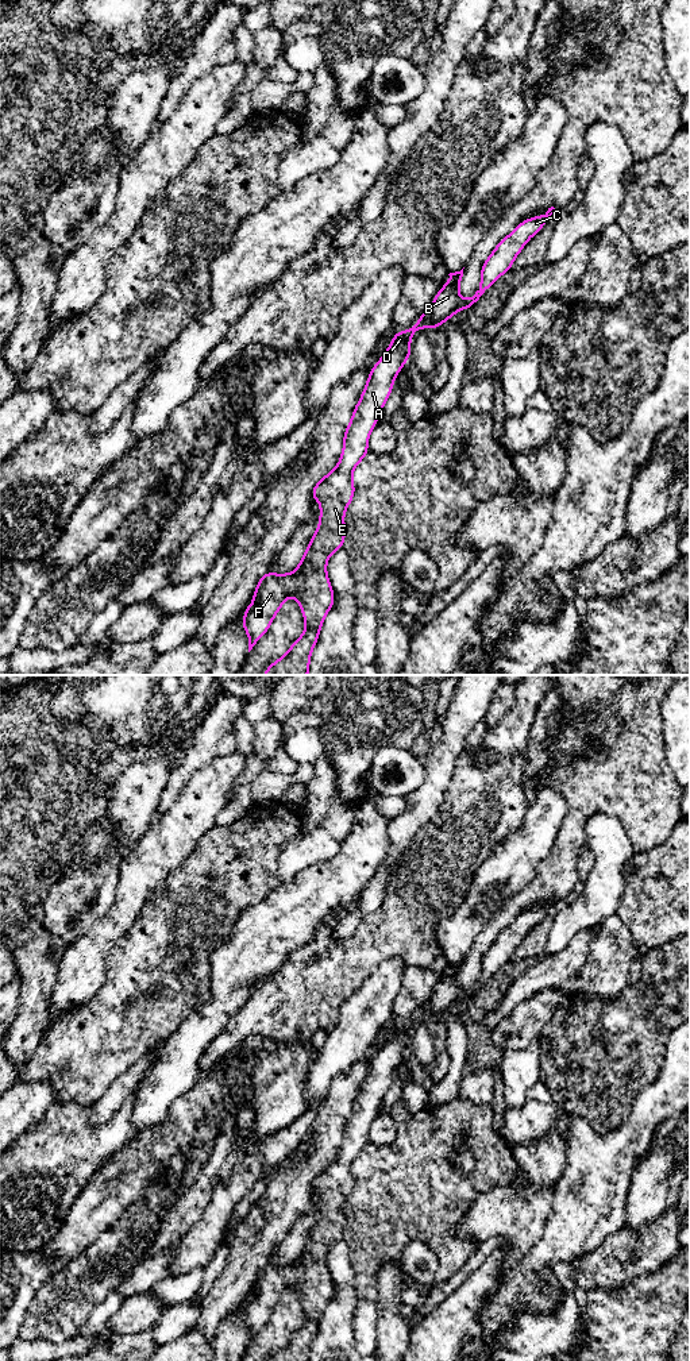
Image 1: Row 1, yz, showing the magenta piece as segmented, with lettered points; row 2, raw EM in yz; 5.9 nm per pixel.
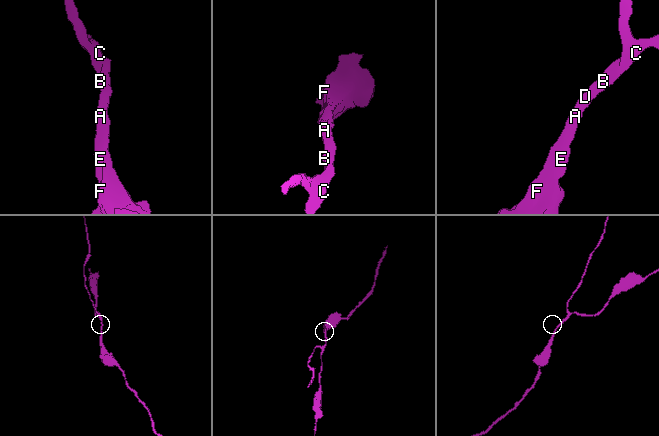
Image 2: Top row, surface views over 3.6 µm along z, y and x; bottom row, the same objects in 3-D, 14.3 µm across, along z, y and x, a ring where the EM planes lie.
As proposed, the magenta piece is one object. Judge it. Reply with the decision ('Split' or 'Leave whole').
Leave whole

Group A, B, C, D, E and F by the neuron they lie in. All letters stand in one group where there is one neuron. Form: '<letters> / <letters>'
A B C D E F

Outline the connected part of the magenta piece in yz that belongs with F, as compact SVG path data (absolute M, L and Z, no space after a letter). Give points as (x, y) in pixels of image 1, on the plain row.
M554 898L548 899L544 906L536 909L528 909L521 913L509 926L506 926L496 937L492 945L481 957L481 973L479 979L471 990L462 990L459 987L459 976L463 968L463 960L460 963L450 964L450 971L443 979L435 986L432 995L419 1009L412 1019L406 1022L397 1022L392 1030L390 1037L386 1040L383 1046L370 1060L366 1077L361 1086L358 1095L352 1102L352 1107L343 1127L343 1141L336 1158L324 1167L312 1180L311 1188L320 1195L319 1218L312 1226L308 1239L304 1244L302 1250L294 1262L289 1265L277 1265L266 1262L258 1272L253 1285L253 1296L244 1298L244 1308L242 1310L242 1318L247 1323L248 1329L248 1343L257 1335L257 1333L269 1322L274 1308L284 1298L284 1293L289 1288L294 1288L301 1299L301 1306L305 1312L304 1325L296 1330L288 1343L267 1357L266 1361L309 1361L311 1345L317 1335L320 1320L324 1310L334 1298L335 1285L332 1276L327 1265L327 1254L329 1248L338 1241L344 1238L346 1230L346 1215L344 1206L355 1187L355 1176L352 1173L352 1163L358 1154L367 1149L369 1129L374 1121L381 1103L385 1099L388 1090L393 1083L393 1073L404 1059L405 1053L410 1050L410 1032L420 1019L435 1021L443 1014L450 1011L455 1005L462 1000L471 1000L479 988L506 963L513 957L516 948L521 944L528 932L535 928L555 906Z

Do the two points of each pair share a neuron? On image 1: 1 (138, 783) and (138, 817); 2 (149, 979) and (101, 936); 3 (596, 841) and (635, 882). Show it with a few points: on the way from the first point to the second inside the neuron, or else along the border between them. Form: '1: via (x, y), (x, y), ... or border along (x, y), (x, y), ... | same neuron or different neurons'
1: via (134, 791), (134, 809) | same neuron
2: border along (134, 922), (108, 956), (105, 978) | different neurons
3: border along (635, 854), (624, 867), (624, 895), (619, 902) | different neurons

